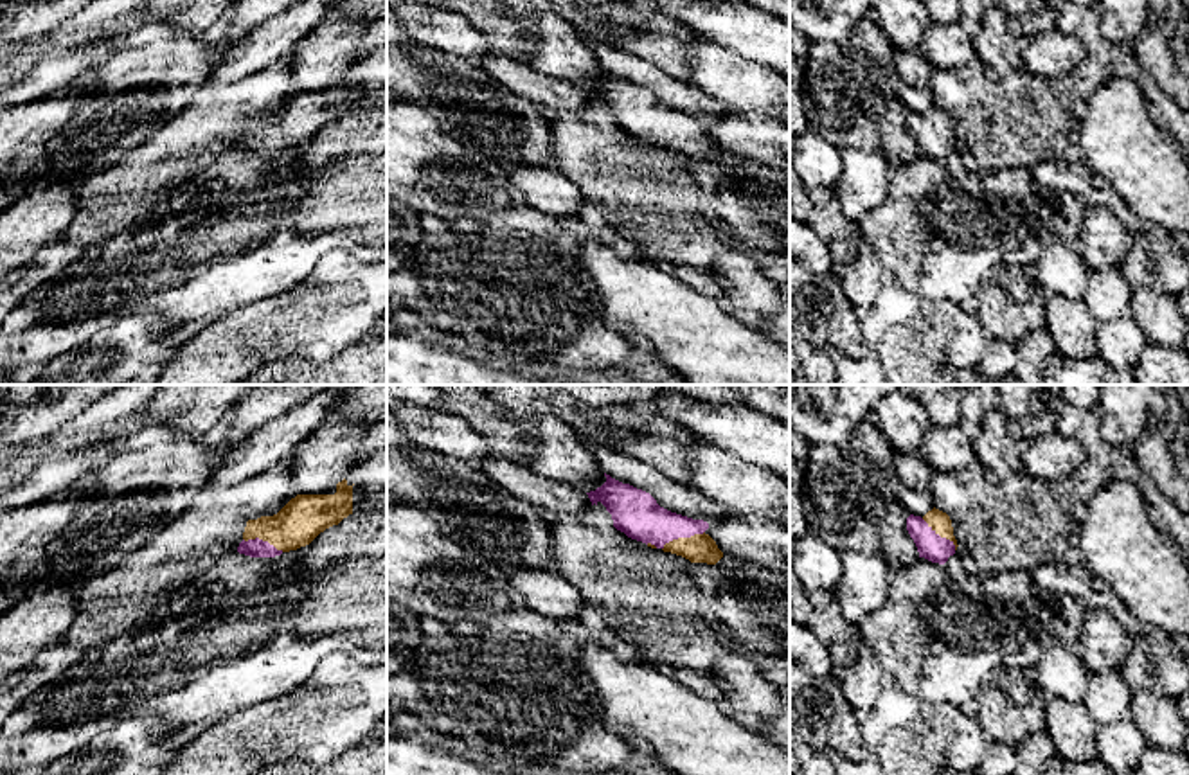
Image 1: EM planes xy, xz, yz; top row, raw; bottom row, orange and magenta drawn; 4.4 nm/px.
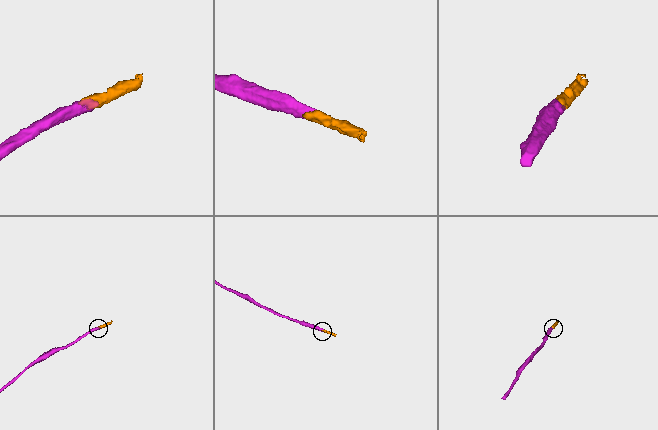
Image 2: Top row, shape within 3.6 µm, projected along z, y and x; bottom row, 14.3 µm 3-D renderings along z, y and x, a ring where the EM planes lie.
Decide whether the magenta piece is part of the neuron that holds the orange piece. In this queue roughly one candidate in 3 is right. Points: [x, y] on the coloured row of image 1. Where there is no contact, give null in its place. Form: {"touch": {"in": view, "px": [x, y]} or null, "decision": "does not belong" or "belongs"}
{"touch": {"in": "xz", "px": [682, 538]}, "decision": "belongs"}

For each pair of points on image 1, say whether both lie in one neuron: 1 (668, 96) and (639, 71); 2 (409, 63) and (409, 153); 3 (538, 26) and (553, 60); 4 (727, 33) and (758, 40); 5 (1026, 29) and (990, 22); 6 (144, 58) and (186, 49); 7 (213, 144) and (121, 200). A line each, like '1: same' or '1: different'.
1: same
2: different
3: same
4: same
5: different
6: same
7: same

